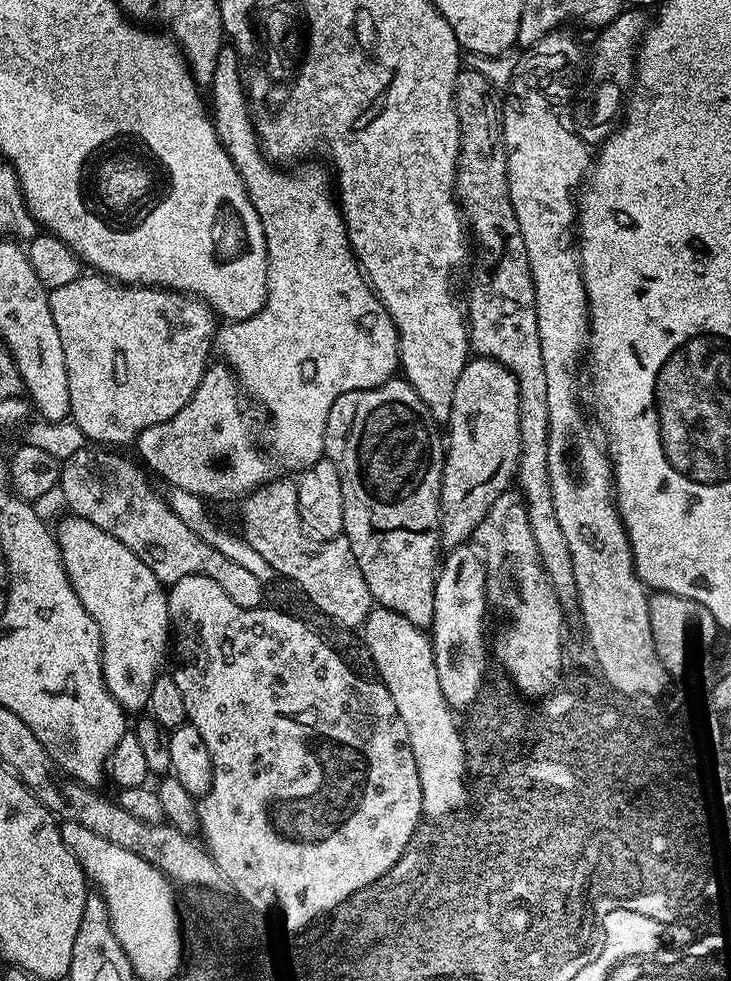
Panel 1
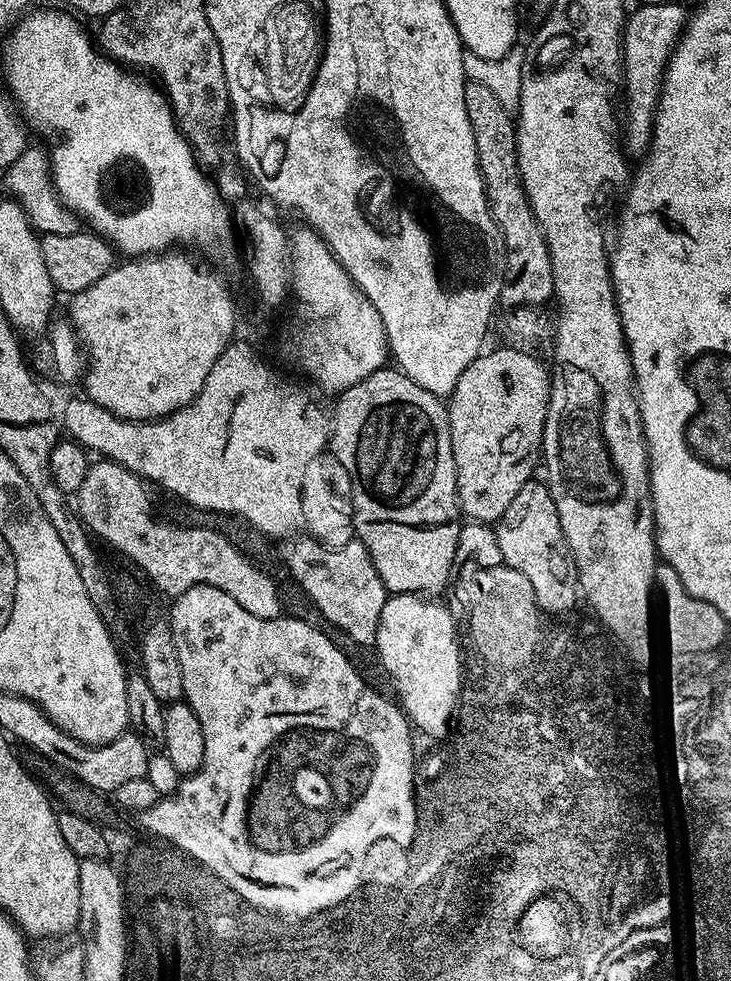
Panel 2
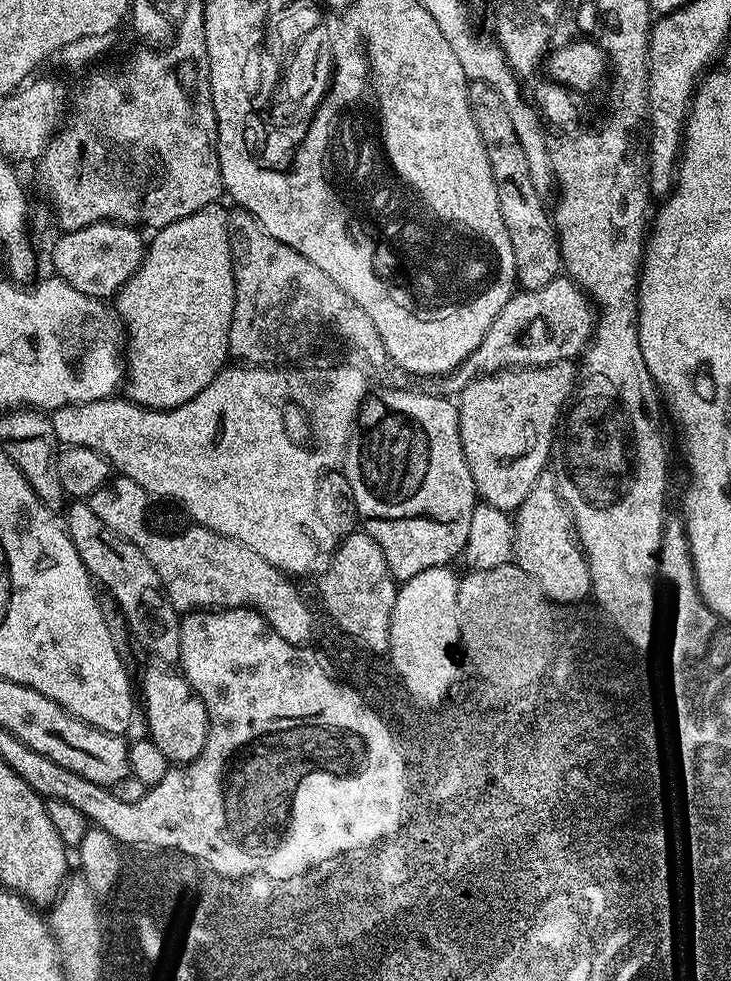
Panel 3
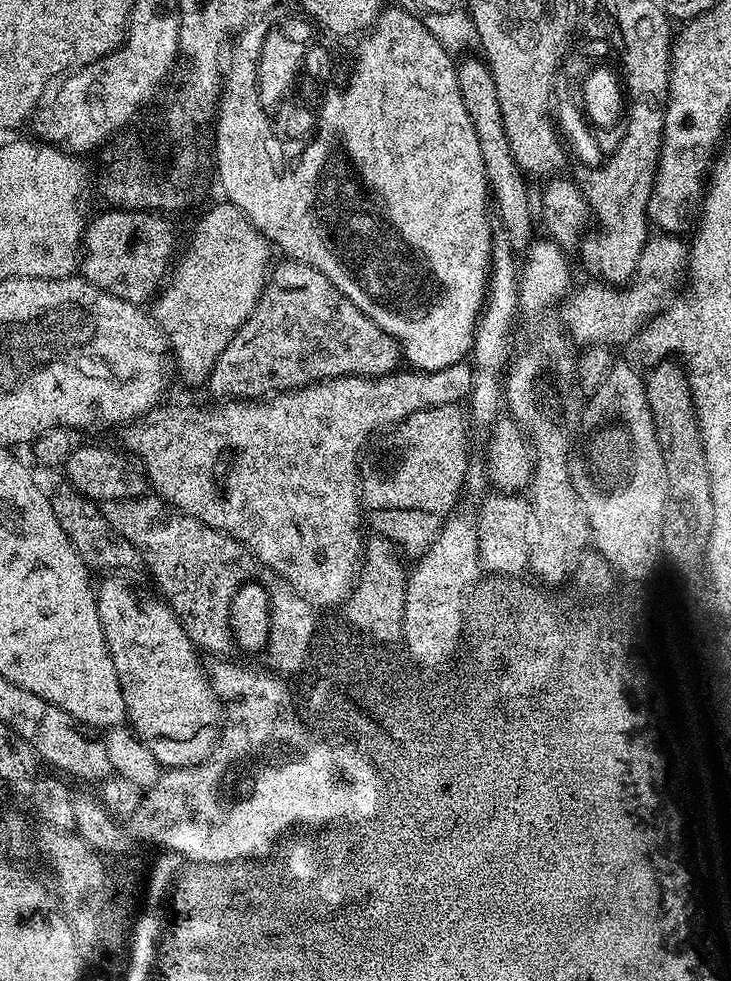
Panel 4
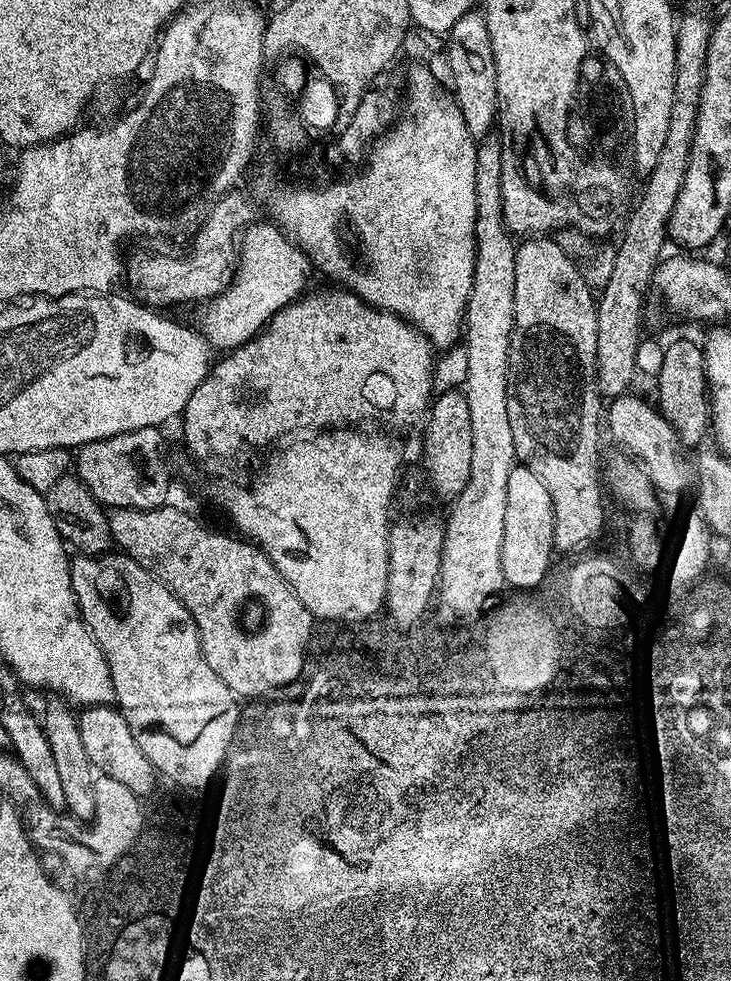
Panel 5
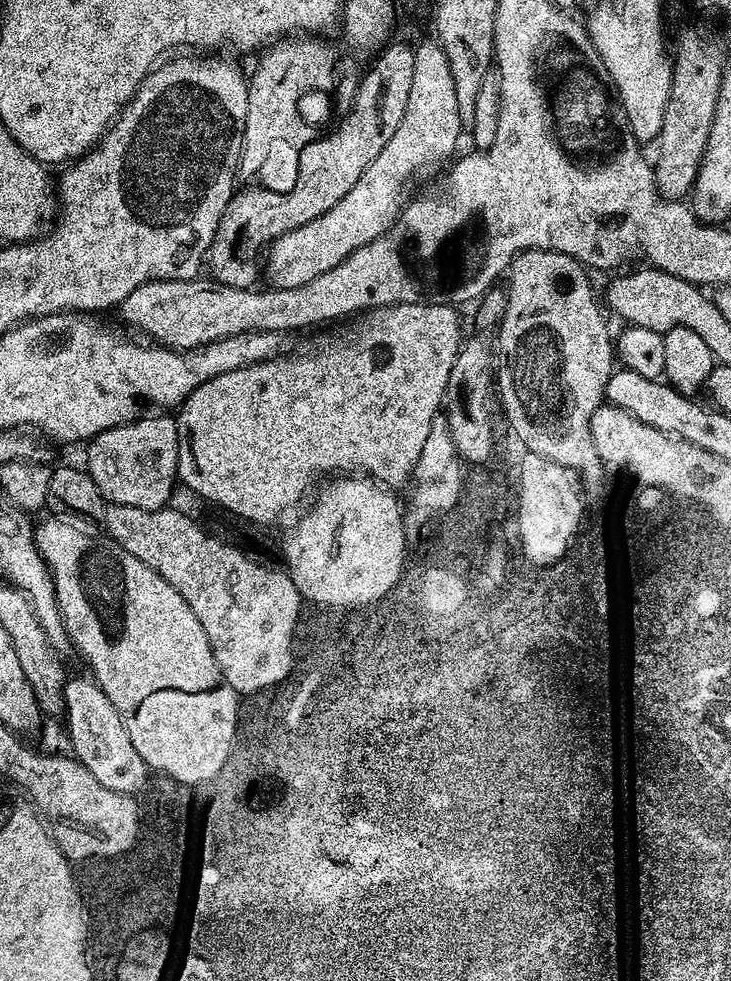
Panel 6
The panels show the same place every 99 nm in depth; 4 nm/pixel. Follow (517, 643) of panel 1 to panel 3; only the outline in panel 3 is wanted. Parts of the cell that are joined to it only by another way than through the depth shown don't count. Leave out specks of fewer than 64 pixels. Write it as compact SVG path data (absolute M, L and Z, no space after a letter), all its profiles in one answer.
M551 474L540 476L536 485L530 490L530 494L526 494L526 498L516 509L512 534L512 554L515 567L530 574L549 600L554 601L555 604L579 605L584 602L580 600L586 599L587 601L589 599L592 584L589 582L590 574L584 551L581 550L577 541L576 529L572 527L572 515L558 494L557 483L556 477Z

